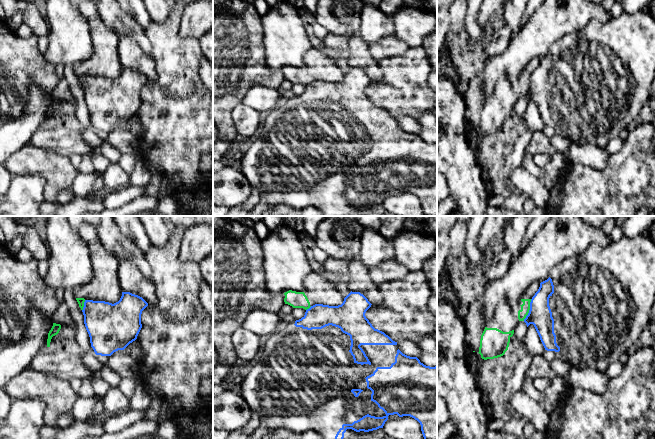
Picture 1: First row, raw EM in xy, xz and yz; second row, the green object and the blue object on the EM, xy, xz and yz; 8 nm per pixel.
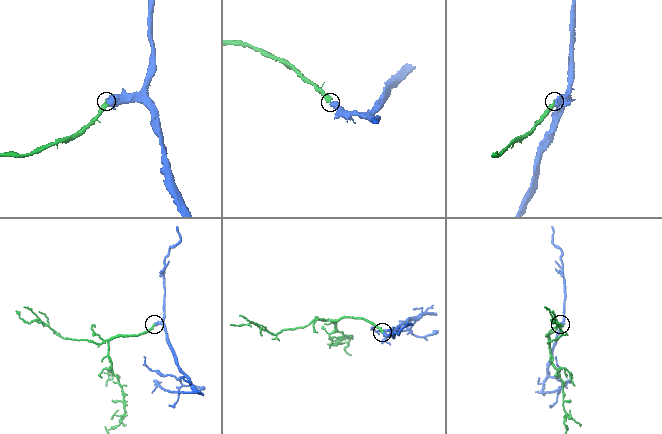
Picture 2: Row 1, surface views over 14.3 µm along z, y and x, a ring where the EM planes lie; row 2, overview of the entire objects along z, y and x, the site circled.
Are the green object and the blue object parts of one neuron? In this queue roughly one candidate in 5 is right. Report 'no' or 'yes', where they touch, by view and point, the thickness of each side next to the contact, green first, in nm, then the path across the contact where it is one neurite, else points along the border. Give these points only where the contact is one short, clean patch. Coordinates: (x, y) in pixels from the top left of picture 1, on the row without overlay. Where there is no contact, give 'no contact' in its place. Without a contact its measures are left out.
no | yz (529, 85) | 80/190 nm | along yz (531, 75), (529, 88), (523, 96)

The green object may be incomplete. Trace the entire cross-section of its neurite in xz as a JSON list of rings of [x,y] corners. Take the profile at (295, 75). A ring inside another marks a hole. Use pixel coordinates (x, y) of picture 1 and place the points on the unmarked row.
[[[314,47],[304,55],[304,64],[303,68],[285,68],[285,80],[307,86],[315,80],[338,82],[344,77],[344,73],[335,63],[335,57],[327,57]]]

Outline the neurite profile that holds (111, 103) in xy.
[[[122,68],[120,76],[114,80],[105,77],[85,76],[82,86],[84,100],[95,130],[111,132],[114,128],[124,126],[135,117],[142,104],[142,87],[147,82],[148,79],[142,73],[130,68]]]

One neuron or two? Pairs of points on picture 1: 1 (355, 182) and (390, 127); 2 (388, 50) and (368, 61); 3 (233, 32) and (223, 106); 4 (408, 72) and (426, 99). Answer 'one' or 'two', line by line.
1: one
2: two
3: one
4: one

